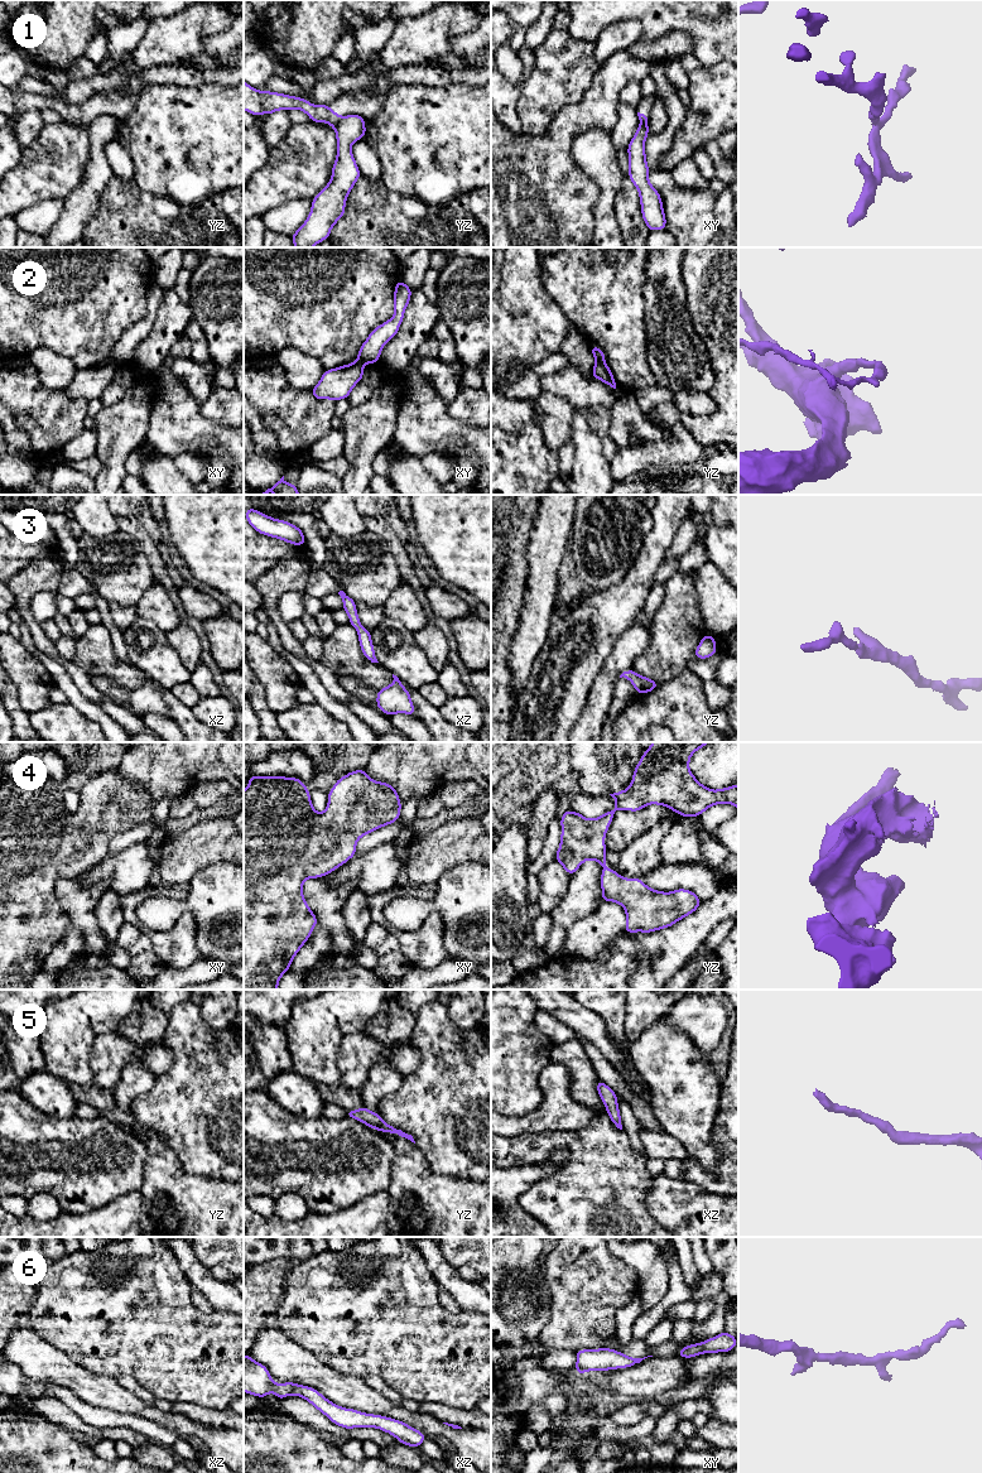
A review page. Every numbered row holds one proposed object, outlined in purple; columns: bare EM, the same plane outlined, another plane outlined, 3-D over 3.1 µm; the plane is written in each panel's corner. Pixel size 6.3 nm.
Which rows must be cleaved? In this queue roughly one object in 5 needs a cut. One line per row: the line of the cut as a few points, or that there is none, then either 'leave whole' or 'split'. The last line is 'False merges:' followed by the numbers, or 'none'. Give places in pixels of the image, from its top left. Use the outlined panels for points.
1: yz (342, 118), (333, 128) | split
2: yz (596, 360), (603, 361) | split
3: no cut | leave whole
4: no cut | leave whole
5: no cut | leave whole
6: no cut | leave whole
False merges: 1, 2

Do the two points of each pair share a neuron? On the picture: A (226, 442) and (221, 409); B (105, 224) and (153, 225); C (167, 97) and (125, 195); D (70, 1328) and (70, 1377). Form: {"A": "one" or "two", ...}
{"A": "two", "B": "one", "C": "two", "D": "two"}

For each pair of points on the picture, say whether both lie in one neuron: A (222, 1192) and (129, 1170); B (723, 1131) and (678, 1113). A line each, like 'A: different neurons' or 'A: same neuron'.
A: different neurons
B: different neurons

